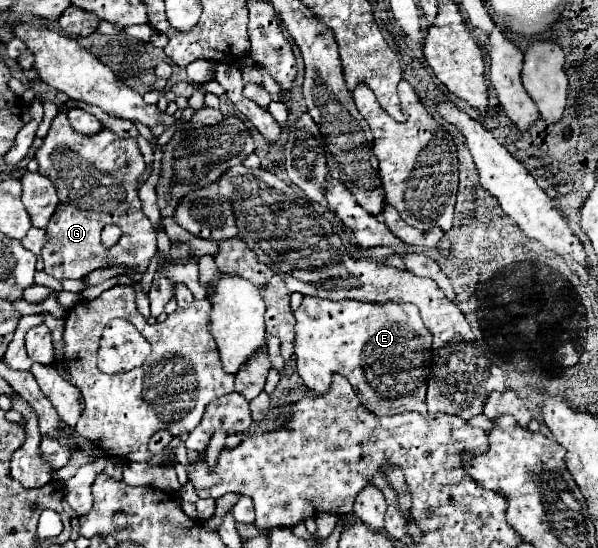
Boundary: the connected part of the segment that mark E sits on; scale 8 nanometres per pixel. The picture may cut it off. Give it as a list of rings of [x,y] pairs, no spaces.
[[[304,297],[294,313],[296,339],[294,355],[304,385],[324,393],[330,375],[344,375],[360,395],[360,403],[376,413],[388,411],[426,411],[426,379],[430,375],[430,331],[426,331],[418,309],[412,303],[366,303],[330,301]]]

